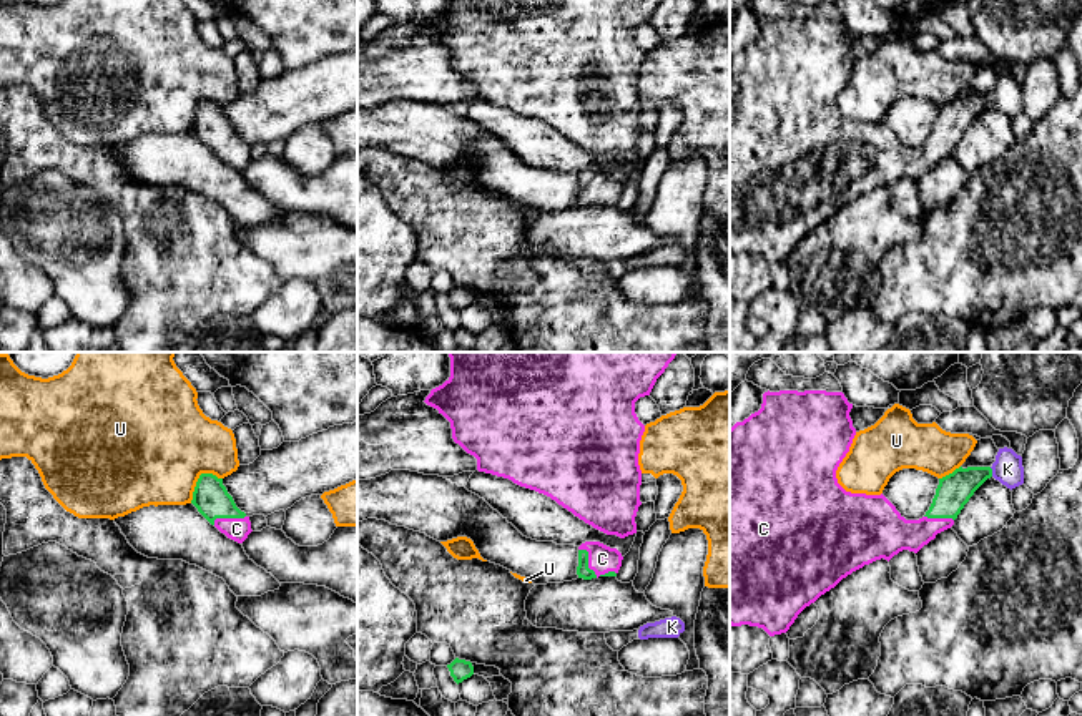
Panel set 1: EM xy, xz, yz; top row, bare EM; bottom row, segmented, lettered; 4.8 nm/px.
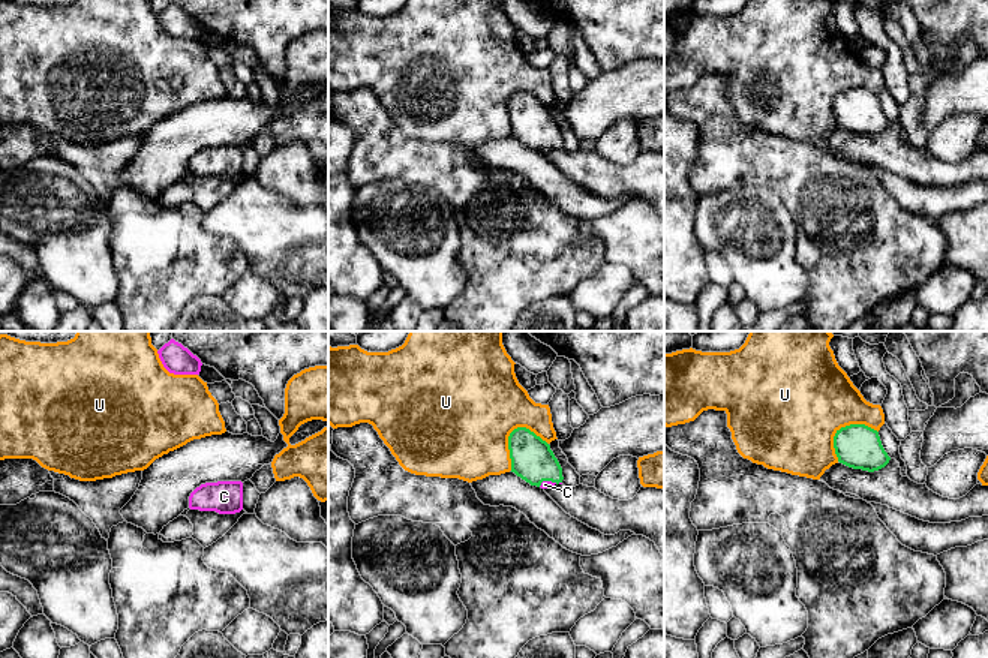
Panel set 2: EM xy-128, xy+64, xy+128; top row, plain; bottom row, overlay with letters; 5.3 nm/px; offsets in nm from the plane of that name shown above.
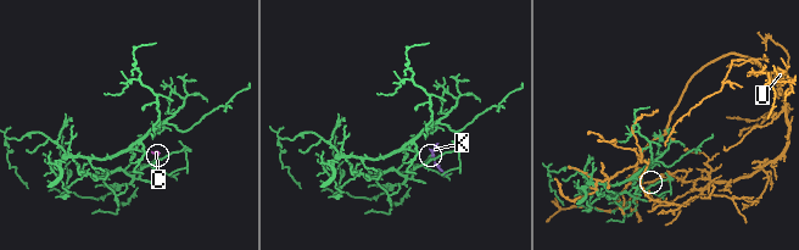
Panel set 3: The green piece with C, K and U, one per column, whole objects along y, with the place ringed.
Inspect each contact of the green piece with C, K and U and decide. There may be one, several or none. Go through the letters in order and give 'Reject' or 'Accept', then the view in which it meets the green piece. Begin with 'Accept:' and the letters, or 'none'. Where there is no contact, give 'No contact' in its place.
Accept: C
C: Accept. Touches green in xz
K: Reject. Touches green in yz
U: Reject. Touches green in xy

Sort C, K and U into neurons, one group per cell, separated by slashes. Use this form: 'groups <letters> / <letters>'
groups C / K / U

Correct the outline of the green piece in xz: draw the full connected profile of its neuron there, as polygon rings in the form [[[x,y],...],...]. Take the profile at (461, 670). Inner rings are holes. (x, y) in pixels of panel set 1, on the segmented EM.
[[[455,658],[450,665],[447,665],[450,676],[459,684],[464,679],[470,678],[474,674],[474,666],[470,661]]]

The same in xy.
[[[213,473],[199,475],[191,503],[211,525],[238,543],[253,532],[249,517],[236,507],[223,478]]]

